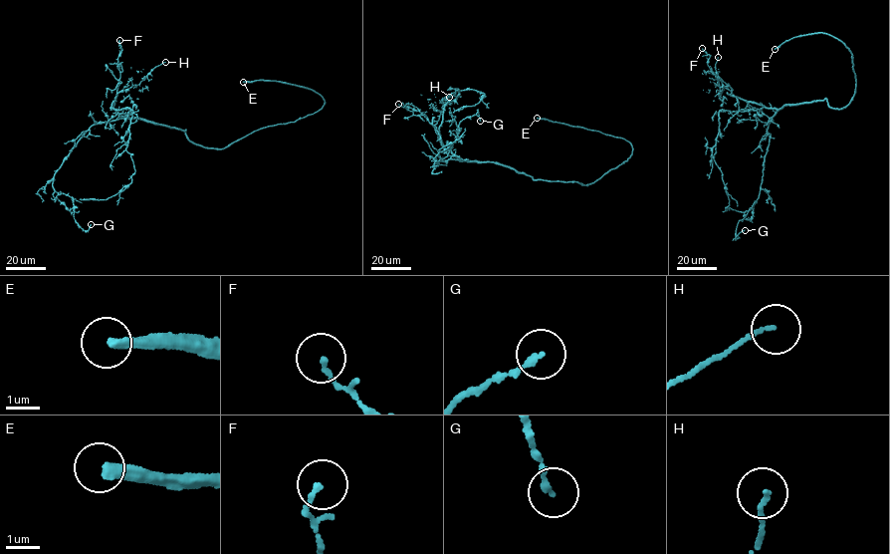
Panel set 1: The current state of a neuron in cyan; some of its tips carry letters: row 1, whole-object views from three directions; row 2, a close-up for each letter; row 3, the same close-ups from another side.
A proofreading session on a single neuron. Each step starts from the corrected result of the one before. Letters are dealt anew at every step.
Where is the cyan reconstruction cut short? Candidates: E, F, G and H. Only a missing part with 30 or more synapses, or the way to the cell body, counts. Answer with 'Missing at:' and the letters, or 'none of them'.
Missing at: E

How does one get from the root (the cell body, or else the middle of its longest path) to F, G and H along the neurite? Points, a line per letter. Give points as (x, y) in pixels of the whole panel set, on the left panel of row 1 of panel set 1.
F: (179, 130), (115, 114), (113, 101), (120, 76), (119, 40)
G: (179, 130), (119, 117), (84, 133), (52, 187), (73, 198), (80, 227), (86, 231), (91, 224)
H: (179, 130), (119, 117), (113, 107), (117, 93), (139, 84), (153, 69), (165, 62)

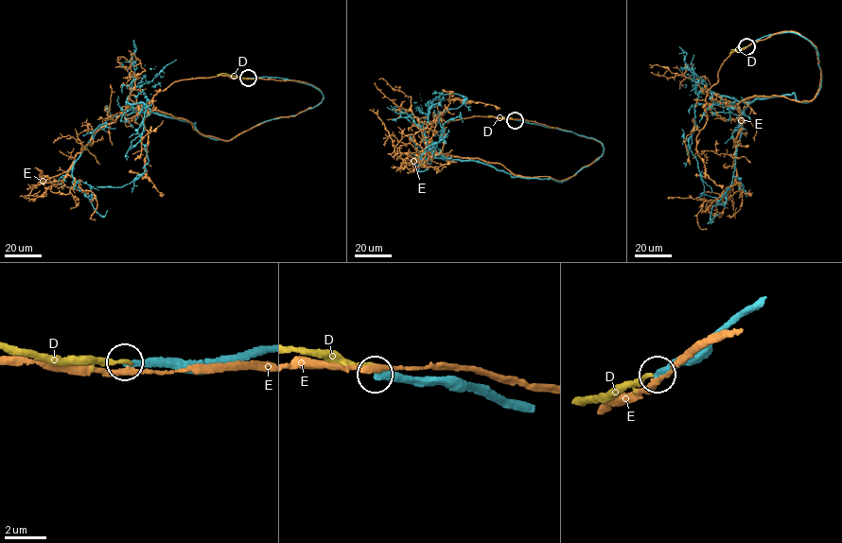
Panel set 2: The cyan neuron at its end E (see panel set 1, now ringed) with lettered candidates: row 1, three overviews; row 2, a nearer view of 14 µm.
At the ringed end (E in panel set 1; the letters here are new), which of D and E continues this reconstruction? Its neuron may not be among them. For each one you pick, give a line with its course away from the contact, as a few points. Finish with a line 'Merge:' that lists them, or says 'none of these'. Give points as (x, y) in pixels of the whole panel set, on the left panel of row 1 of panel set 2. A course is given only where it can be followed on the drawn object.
Merge: none of these

